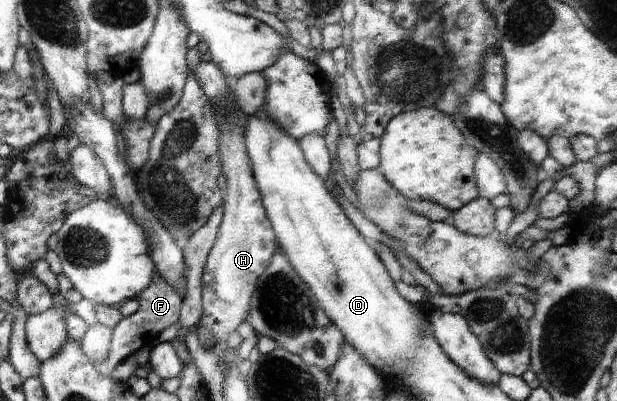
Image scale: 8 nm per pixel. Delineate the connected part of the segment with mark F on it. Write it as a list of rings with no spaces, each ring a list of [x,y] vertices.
[[[158,275],[152,279],[148,289],[144,289],[137,297],[140,301],[140,307],[134,315],[125,317],[116,324],[112,330],[112,339],[110,351],[106,361],[98,365],[100,373],[110,377],[112,371],[116,369],[127,357],[134,355],[140,348],[149,346],[153,339],[158,337],[164,329],[177,324],[182,316],[183,297],[168,283],[162,276]]]

